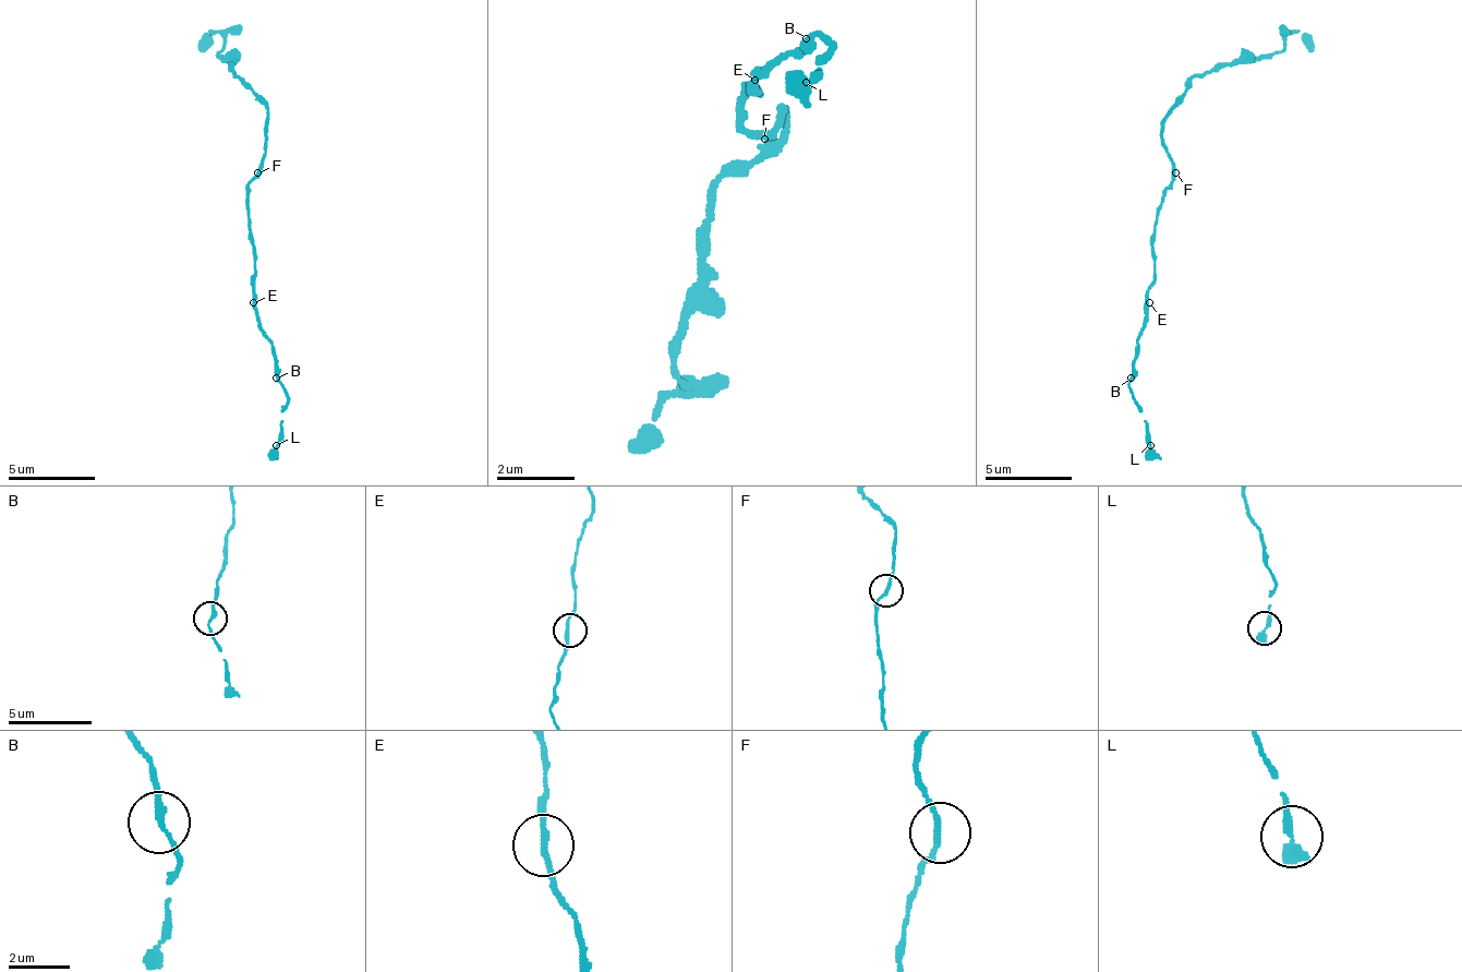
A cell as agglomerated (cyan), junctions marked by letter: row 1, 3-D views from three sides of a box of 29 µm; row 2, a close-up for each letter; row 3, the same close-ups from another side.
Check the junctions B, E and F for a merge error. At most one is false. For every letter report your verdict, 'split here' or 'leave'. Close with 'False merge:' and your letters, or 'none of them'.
B: leave
E: leave
F: leave
False merge: none of them

